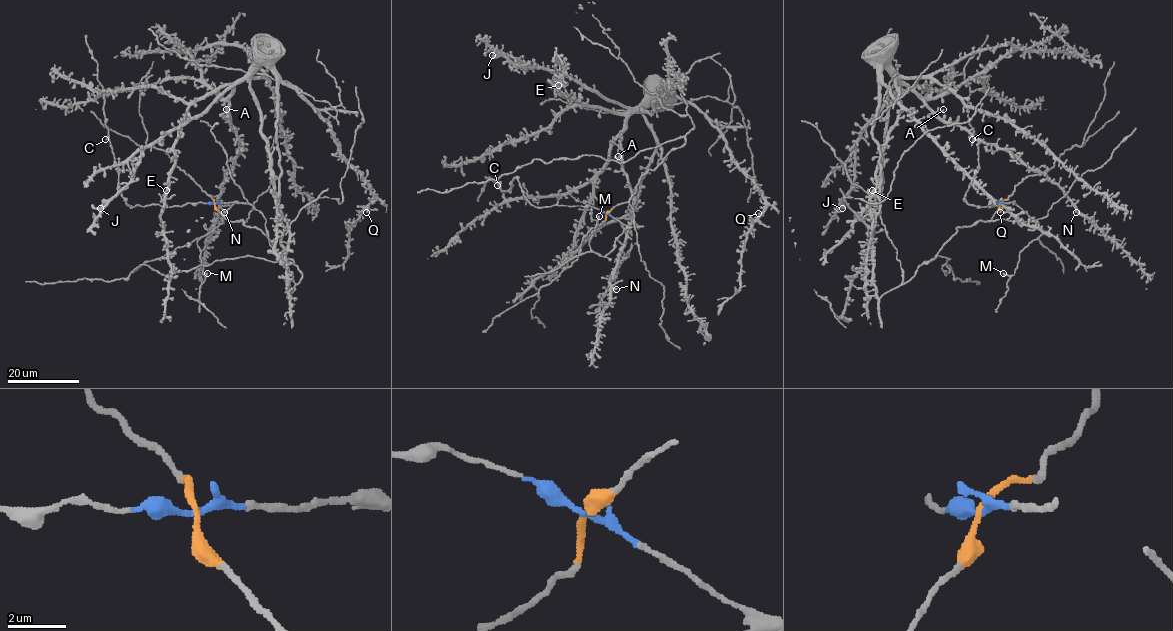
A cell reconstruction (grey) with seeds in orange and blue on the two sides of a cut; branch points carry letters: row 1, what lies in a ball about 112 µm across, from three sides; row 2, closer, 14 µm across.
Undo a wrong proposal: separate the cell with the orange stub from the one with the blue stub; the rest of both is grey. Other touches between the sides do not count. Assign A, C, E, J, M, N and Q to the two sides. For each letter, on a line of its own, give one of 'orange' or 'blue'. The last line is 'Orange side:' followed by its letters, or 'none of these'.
A: orange
C: blue
E: orange
J: orange
M: blue
N: orange
Q: orange
Orange side: A, E, J, N, Q

